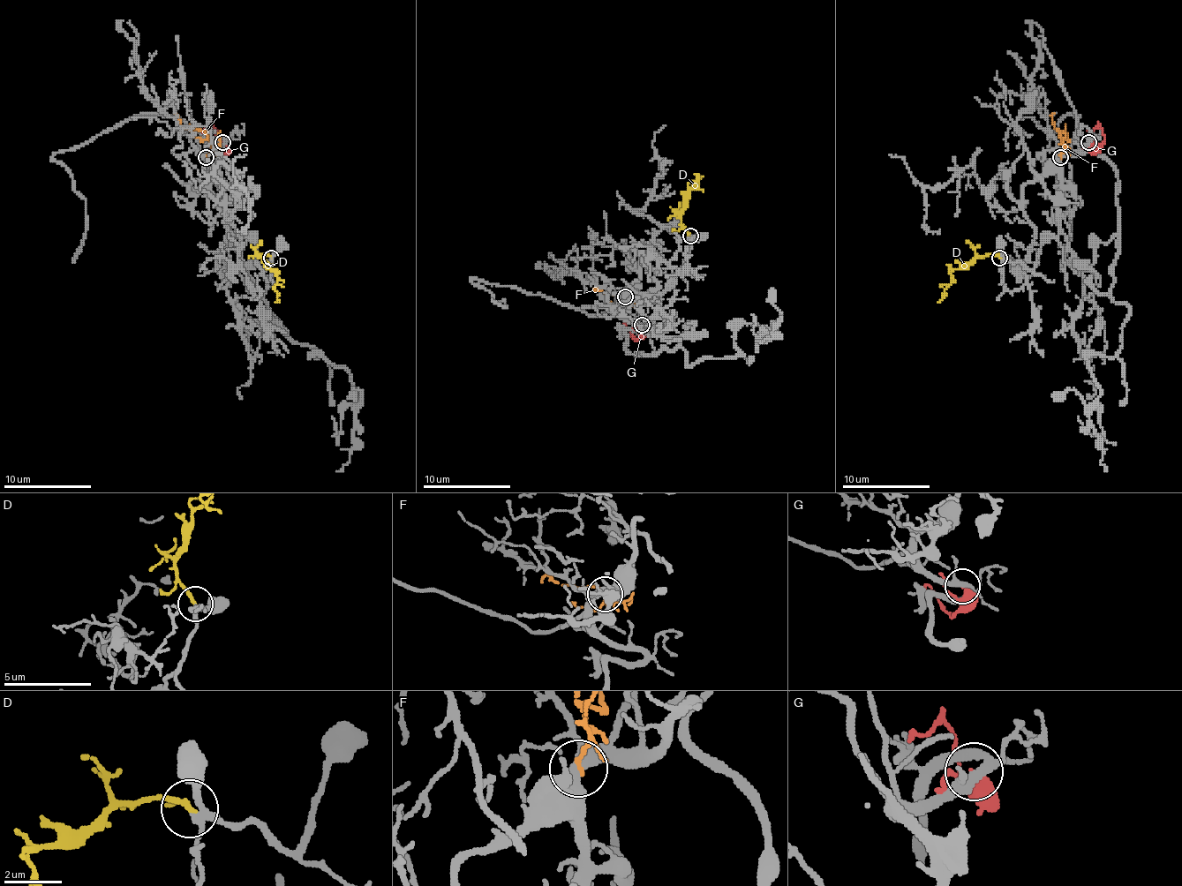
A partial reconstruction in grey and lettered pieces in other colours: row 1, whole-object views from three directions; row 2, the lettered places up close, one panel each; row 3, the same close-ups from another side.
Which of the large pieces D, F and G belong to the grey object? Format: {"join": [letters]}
{"join": ["D"]}

